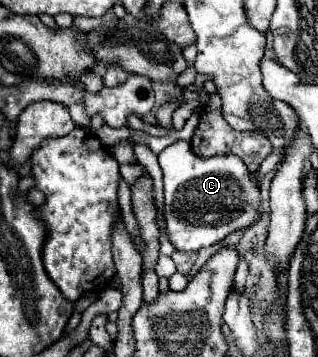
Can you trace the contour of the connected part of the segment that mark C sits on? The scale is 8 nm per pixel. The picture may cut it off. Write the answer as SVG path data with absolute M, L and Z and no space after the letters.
M177 140L159 154L159 166L163 170L163 180L165 180L163 218L165 218L167 236L169 236L171 244L175 246L175 250L199 252L205 246L213 246L213 244L221 242L227 234L231 234L239 228L251 226L255 222L255 218L259 218L261 194L253 182L253 176L243 166L241 158L237 158L233 154L221 154L221 156L203 160L193 154L187 140Z

